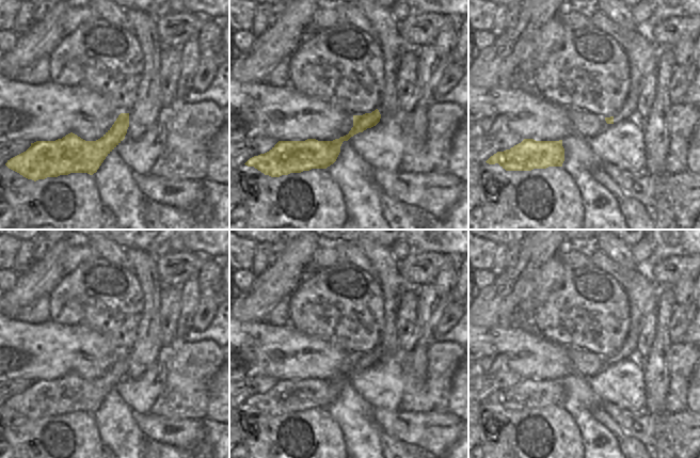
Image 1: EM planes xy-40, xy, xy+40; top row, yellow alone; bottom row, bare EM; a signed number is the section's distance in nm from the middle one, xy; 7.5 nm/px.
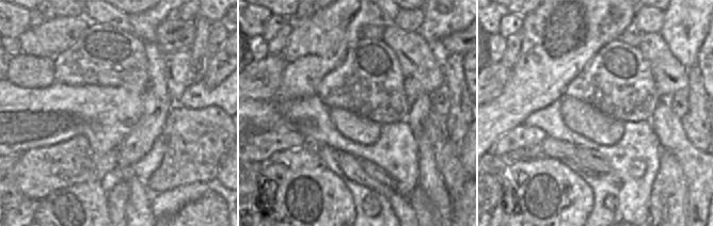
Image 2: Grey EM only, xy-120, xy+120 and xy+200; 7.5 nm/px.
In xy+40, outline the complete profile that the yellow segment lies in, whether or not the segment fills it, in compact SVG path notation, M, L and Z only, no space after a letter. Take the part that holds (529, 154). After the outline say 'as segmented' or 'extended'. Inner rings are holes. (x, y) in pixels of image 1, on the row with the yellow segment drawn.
M524 139L510 149L497 152L486 162L498 163L506 171L531 171L548 167L562 167L564 148L562 140L536 141Z | as segmented

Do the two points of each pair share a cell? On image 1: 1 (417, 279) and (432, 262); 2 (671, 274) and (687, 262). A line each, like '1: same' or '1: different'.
1: same
2: same

